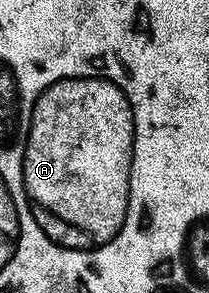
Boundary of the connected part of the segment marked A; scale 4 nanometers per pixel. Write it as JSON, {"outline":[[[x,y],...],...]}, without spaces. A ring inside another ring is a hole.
{"outline":[[[58,74],[58,78],[46,78],[46,86],[38,86],[38,94],[34,94],[34,102],[30,102],[30,114],[26,114],[26,134],[22,134],[22,162],[18,162],[18,182],[22,182],[22,202],[26,202],[26,214],[30,214],[30,222],[38,226],[38,234],[54,246],[54,250],[66,250],[66,254],[98,254],[98,250],[106,250],[106,246],[114,246],[118,238],[122,238],[122,230],[126,230],[126,222],[130,222],[130,202],[134,202],[134,154],[138,154],[138,110],[134,110],[134,98],[126,94],[126,86],[122,82],[114,82],[110,74]]]}

